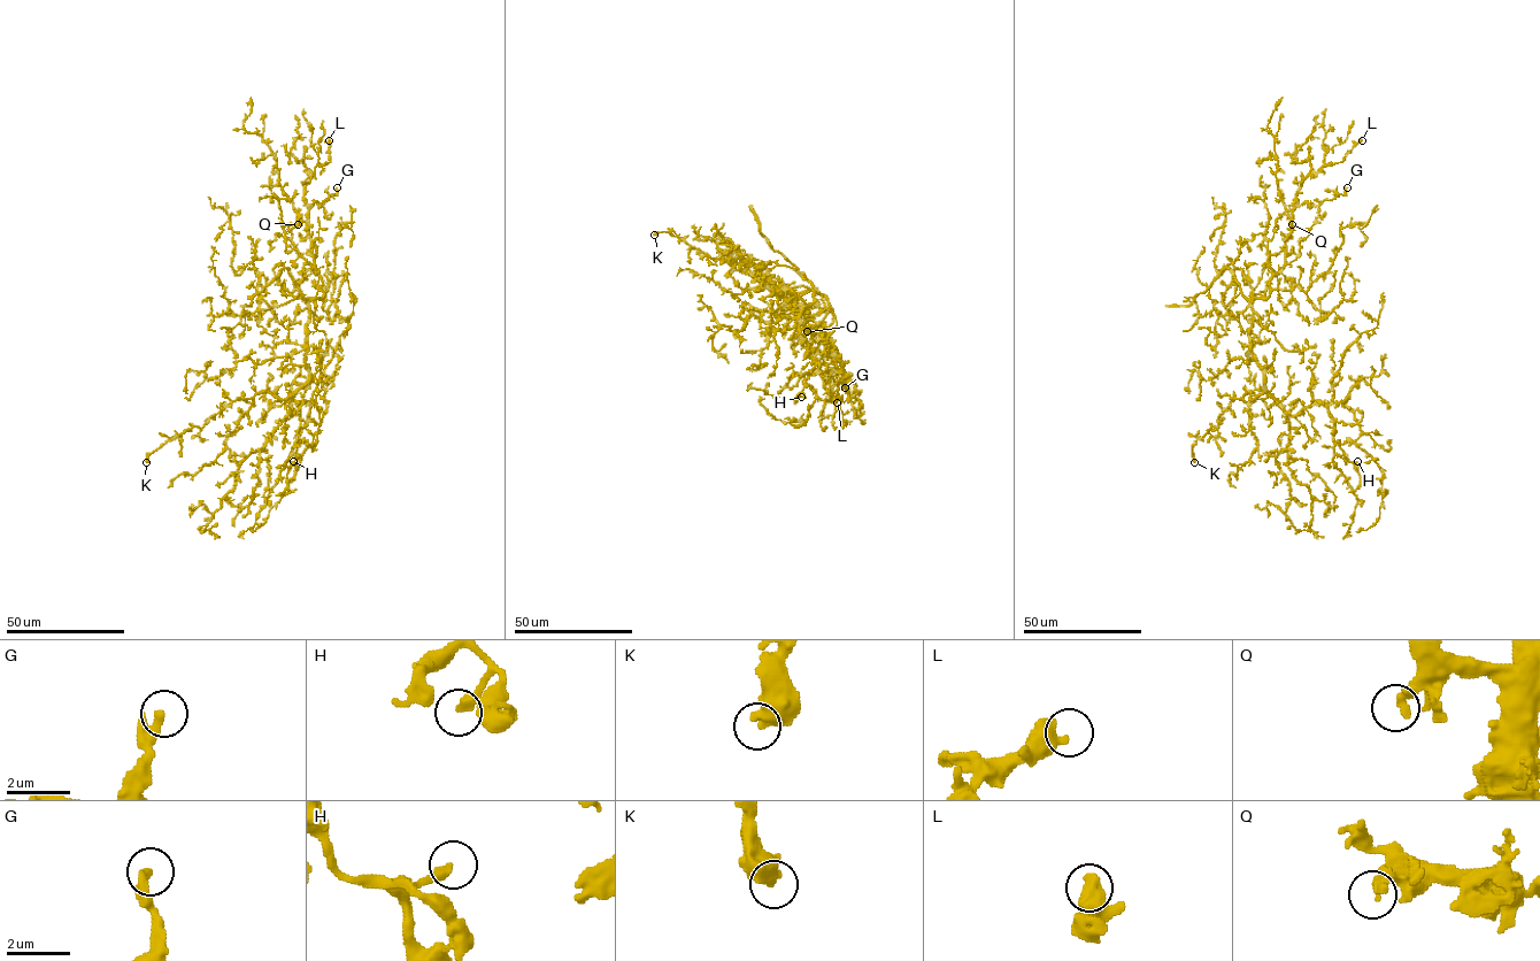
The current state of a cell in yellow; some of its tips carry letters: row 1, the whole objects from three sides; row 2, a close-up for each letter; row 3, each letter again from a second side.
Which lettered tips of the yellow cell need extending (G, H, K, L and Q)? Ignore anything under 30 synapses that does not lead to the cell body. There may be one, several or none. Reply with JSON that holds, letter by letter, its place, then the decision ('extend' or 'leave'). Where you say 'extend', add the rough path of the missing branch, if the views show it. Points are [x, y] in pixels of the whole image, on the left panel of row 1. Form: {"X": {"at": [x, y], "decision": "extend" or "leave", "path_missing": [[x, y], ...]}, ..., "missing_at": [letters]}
{"G": {"at": [337, 187], "decision": "leave"}, "H": {"at": [293, 461], "decision": "leave"}, "K": {"at": [146, 462], "decision": "leave"}, "L": {"at": [329, 140], "decision": "leave"}, "Q": {"at": [298, 224], "decision": "leave"}, "missing_at": []}

